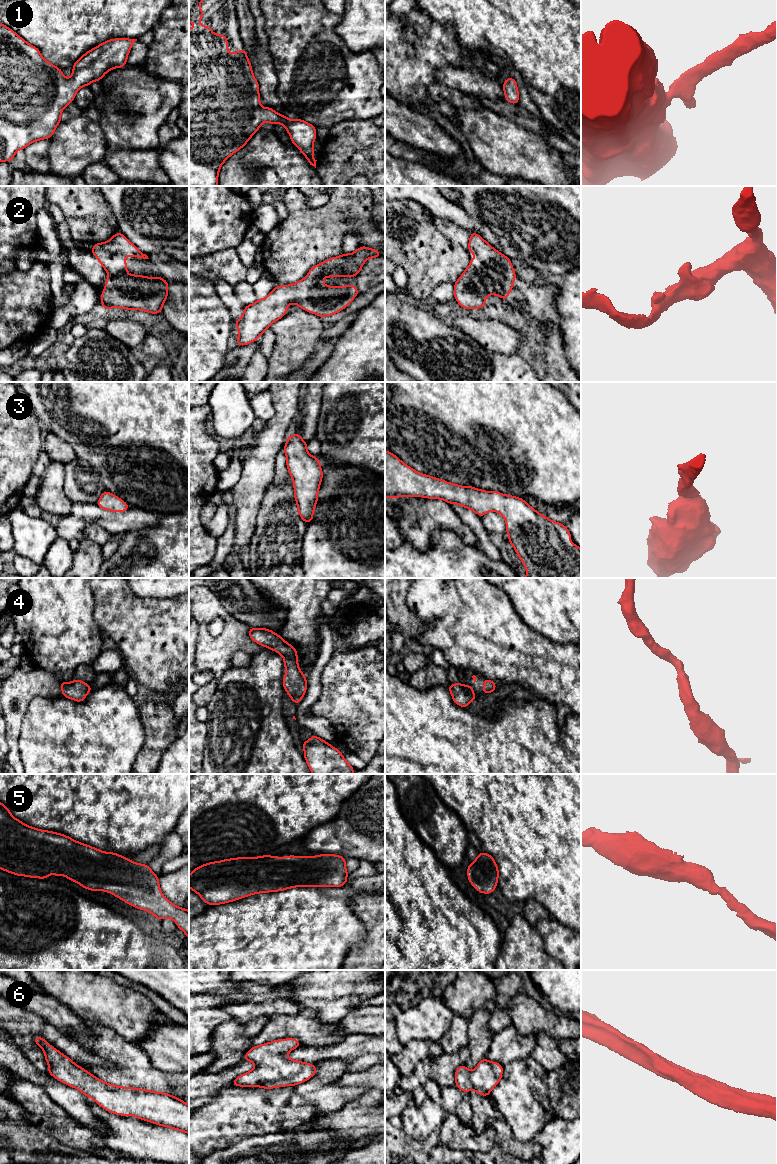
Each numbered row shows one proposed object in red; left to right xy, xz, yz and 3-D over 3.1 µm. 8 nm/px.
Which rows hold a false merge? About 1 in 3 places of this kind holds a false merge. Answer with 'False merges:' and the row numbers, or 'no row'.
False merges: no row

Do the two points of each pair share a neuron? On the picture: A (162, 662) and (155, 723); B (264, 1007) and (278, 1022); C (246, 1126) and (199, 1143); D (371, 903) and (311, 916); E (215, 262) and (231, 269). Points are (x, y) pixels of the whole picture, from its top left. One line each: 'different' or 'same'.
A: different
B: different
C: same
D: different
E: same

